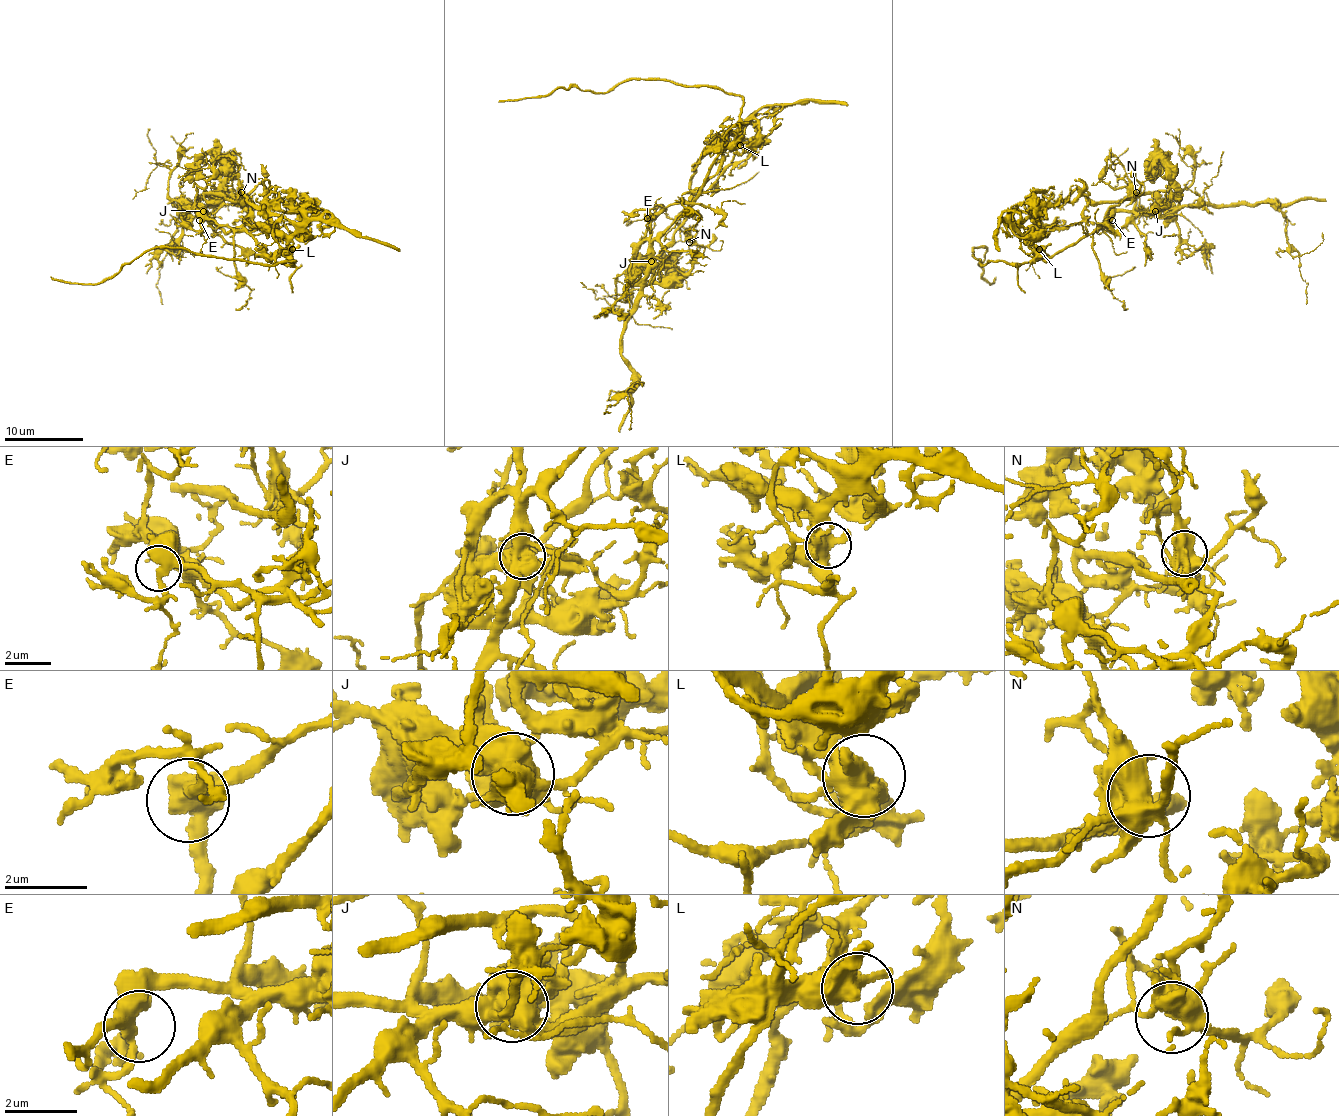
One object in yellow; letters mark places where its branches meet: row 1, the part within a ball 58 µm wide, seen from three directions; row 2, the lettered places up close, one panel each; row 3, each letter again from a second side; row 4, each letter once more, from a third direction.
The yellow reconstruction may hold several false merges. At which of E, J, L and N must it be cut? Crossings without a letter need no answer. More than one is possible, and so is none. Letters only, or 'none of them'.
J

